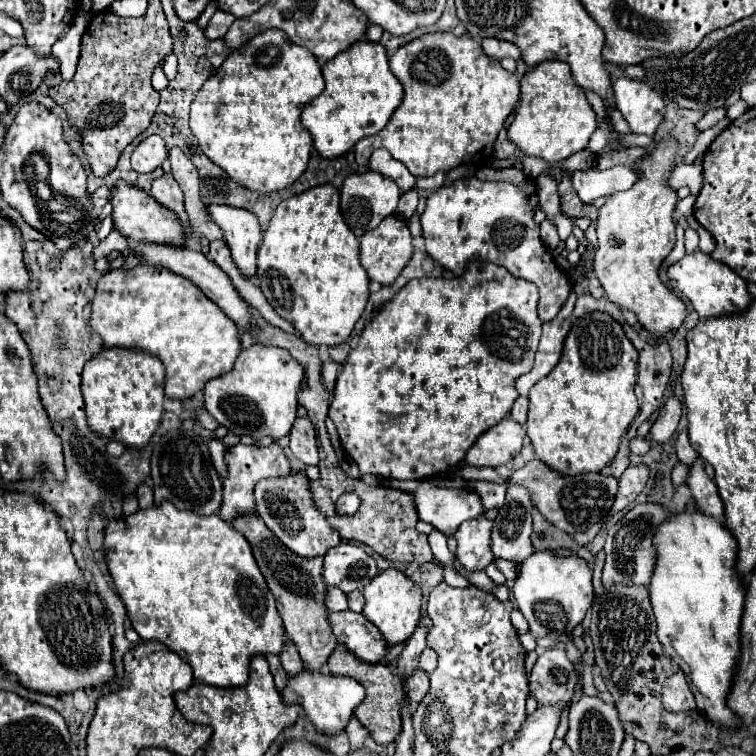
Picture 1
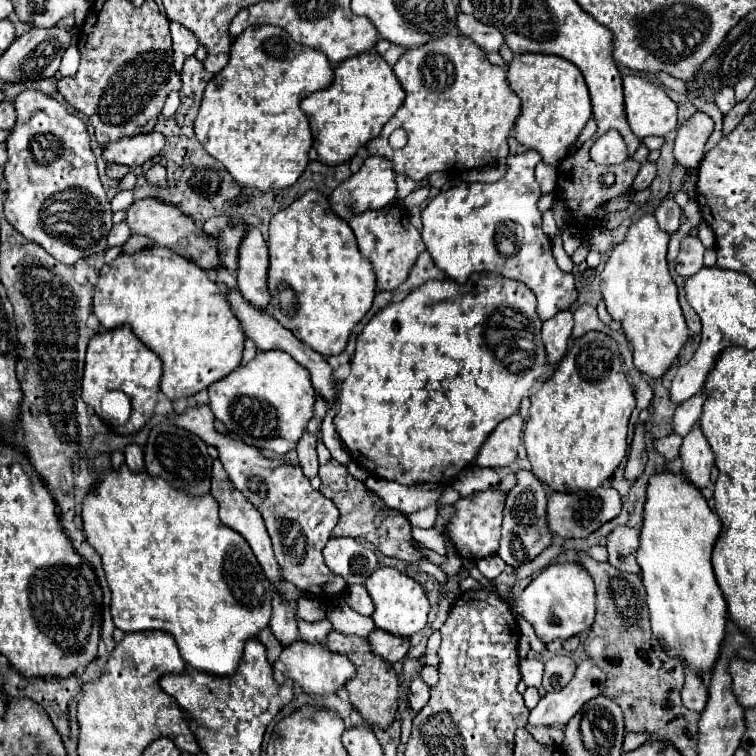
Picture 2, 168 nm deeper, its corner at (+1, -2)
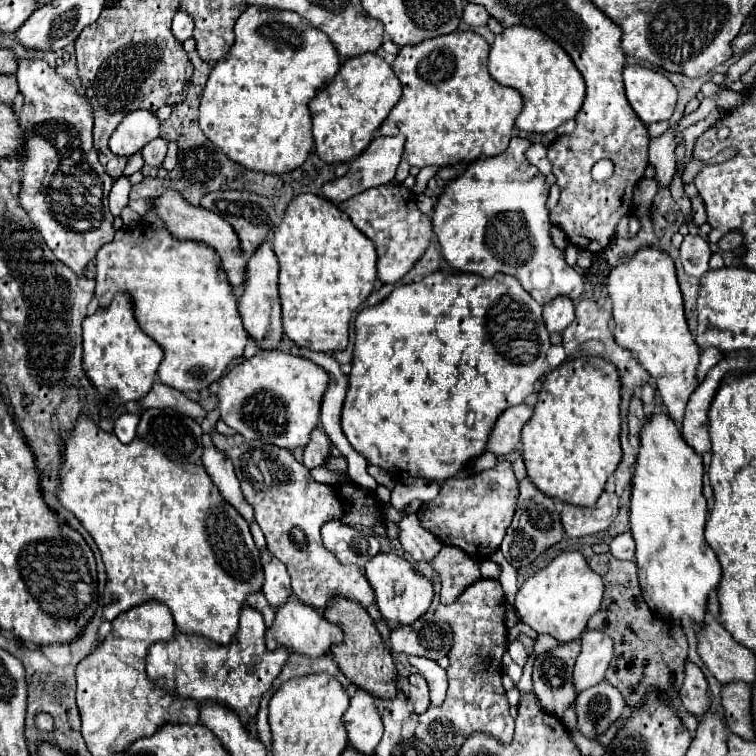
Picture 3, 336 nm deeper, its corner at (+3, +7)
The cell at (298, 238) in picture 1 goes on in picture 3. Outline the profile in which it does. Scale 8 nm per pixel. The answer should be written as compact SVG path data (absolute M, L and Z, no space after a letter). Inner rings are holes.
M303 193L299 197L295 197L283 217L283 223L275 229L273 235L273 251L279 259L279 295L281 295L281 307L283 307L283 329L285 329L285 337L291 339L297 347L309 349L309 351L321 351L321 353L333 353L333 351L343 351L347 347L349 341L349 321L353 317L353 313L357 311L357 307L371 295L375 279L377 279L377 251L373 247L373 243L351 223L351 219L347 219L347 215L343 215L343 211L339 211L337 205L333 205L331 201L325 201L319 195L313 193Z

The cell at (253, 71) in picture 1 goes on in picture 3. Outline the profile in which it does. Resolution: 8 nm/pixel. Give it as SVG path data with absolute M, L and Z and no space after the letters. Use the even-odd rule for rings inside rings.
M249 5L235 23L235 43L229 53L211 69L201 97L199 125L203 133L225 151L235 163L261 173L289 173L301 167L313 149L309 101L339 71L341 61L331 39L307 19L285 9Z

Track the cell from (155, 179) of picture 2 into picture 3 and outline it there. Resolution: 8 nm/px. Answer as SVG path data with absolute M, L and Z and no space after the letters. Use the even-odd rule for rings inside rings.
M163 137L153 139L151 143L147 143L141 149L141 155L143 155L145 163L151 165L151 167L159 167L163 163L163 159L165 159L165 153L167 153L167 141Z

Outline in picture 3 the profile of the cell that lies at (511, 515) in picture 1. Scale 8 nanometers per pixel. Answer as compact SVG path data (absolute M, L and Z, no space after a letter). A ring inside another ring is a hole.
M529 479L521 481L519 491L521 493L517 499L517 511L515 511L513 523L507 529L507 535L499 547L501 553L505 555L505 559L515 569L521 569L521 567L527 567L529 563L533 563L545 549L559 543L565 533L563 525L561 525L561 505L555 499L549 499L541 491L537 491Z

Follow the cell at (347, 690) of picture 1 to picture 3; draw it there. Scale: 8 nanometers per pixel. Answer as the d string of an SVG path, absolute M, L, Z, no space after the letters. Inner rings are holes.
M287 601L275 611L275 621L271 627L267 627L265 641L269 651L277 647L289 647L307 657L321 657L331 651L331 645L343 641L343 633L335 623L327 623L327 619L315 607L301 601Z

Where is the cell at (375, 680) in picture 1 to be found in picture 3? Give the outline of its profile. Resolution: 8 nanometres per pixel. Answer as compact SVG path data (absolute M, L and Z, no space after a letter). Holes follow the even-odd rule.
M333 595L331 603L325 607L323 615L325 615L327 621L331 621L331 623L335 623L343 629L343 643L331 647L331 653L337 661L339 669L345 673L345 677L353 685L369 691L371 695L375 695L379 699L393 699L397 695L397 687L395 687L397 669L395 669L395 663L393 663L391 651L385 647L383 639L381 639L373 619L361 607L361 603L345 599L341 595Z

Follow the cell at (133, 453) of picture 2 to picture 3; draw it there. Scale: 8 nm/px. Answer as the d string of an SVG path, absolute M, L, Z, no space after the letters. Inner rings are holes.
M123 413L117 421L115 421L115 435L123 441L129 443L129 439L135 439L135 429L139 423L139 413Z

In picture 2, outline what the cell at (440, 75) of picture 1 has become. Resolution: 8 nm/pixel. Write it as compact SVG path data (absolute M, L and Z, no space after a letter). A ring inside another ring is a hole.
M447 34L441 40L409 48L393 72L407 98L383 132L367 142L369 156L391 160L397 174L407 174L415 182L433 172L467 172L507 160L507 138L519 116L521 100L511 90L505 70L493 66L471 38ZM397 128L403 128L409 138L401 150L389 146L389 134Z

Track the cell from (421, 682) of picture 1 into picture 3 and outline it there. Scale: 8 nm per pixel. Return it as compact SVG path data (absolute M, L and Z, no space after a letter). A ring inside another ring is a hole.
M421 675L409 677L409 701L417 715L421 715L429 709L429 687Z

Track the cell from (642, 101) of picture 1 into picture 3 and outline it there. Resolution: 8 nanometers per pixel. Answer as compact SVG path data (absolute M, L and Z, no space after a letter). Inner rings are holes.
M627 65L623 77L627 99L645 125L665 121L673 115L677 89L663 73L639 65Z

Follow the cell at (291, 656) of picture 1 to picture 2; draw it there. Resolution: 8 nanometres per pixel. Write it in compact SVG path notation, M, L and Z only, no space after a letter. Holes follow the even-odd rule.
M277 594L273 598L273 620L271 620L269 628L275 634L275 638L281 642L281 646L291 646L299 638L295 610L289 604L281 602L281 598Z

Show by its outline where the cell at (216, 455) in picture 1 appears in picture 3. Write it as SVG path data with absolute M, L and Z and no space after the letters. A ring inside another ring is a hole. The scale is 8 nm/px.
M207 433L203 435L203 457L201 459L203 459L203 467L207 469L215 485L221 489L223 499L227 499L227 503L231 503L247 521L251 521L253 509L243 499L243 493L239 489L239 479L235 477L235 471L233 471L233 463L231 459L227 459L223 451L219 451L213 445L213 439Z

